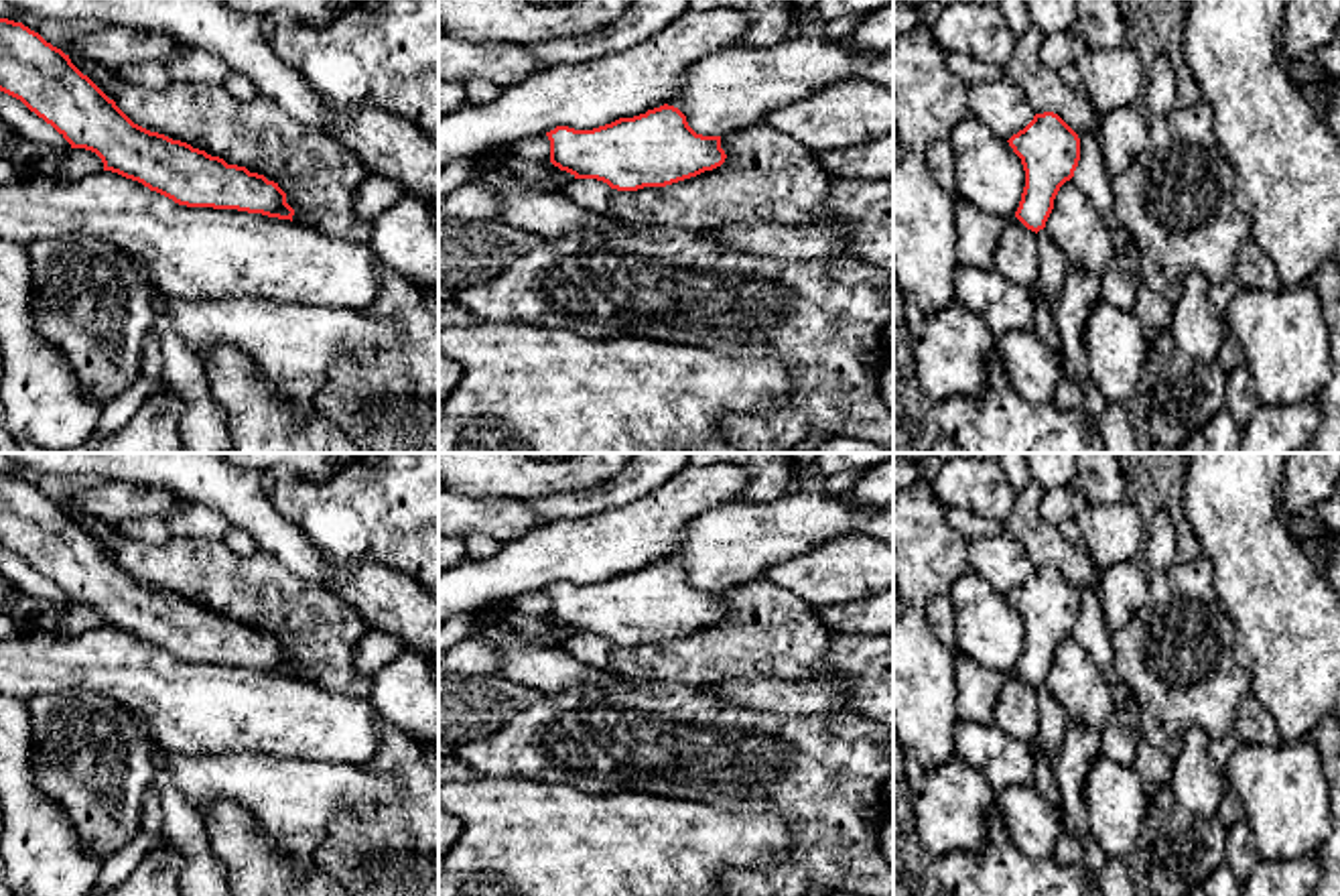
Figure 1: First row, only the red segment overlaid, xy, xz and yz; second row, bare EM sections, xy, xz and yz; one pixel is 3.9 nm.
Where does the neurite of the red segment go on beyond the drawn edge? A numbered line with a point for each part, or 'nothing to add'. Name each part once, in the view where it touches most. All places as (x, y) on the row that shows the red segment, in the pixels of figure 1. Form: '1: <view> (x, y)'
nothing to add

